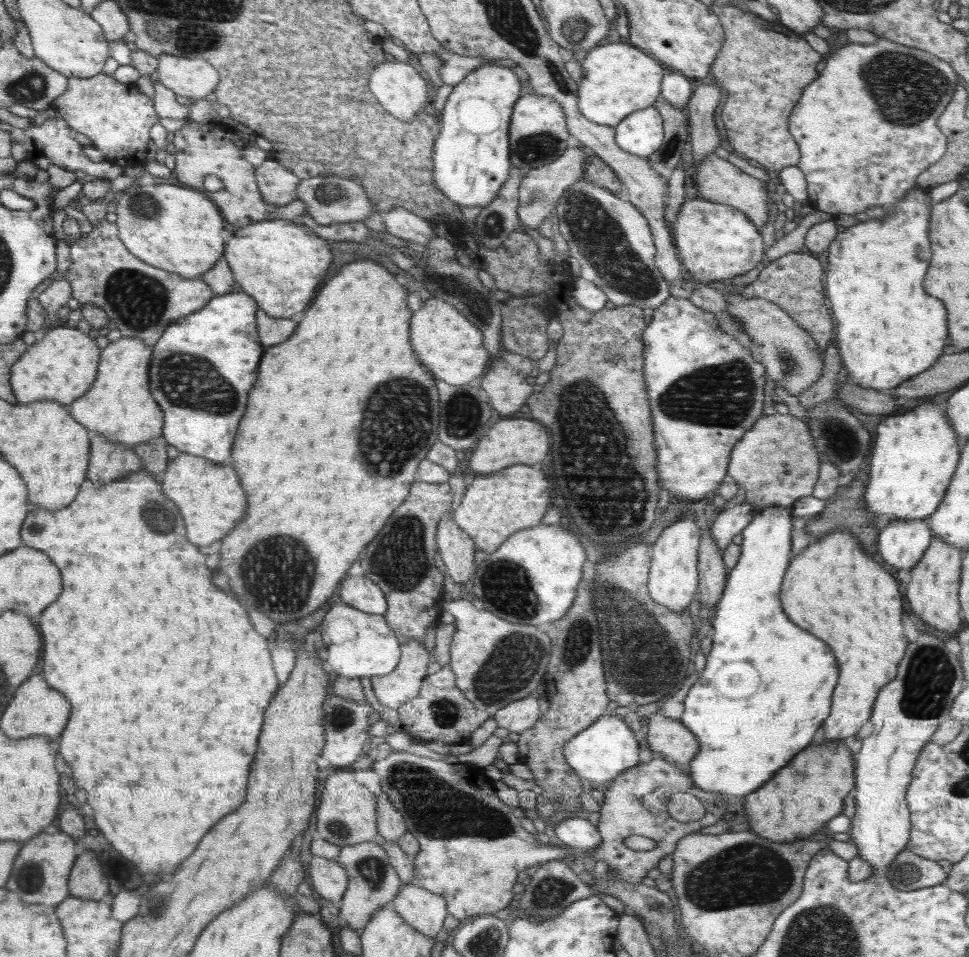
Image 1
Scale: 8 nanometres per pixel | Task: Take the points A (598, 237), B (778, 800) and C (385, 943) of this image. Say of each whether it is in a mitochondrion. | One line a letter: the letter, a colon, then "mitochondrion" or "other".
A: mitochondrion
B: other
C: other

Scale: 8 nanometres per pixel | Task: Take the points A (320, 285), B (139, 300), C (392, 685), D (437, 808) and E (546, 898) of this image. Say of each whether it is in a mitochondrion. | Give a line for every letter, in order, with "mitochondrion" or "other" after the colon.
A: other
B: mitochondrion
C: other
D: mitochondrion
E: mitochondrion

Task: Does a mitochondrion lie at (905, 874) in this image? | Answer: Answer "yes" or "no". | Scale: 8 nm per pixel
yes

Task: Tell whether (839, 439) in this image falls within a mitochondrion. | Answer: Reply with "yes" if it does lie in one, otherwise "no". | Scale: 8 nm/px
yes

